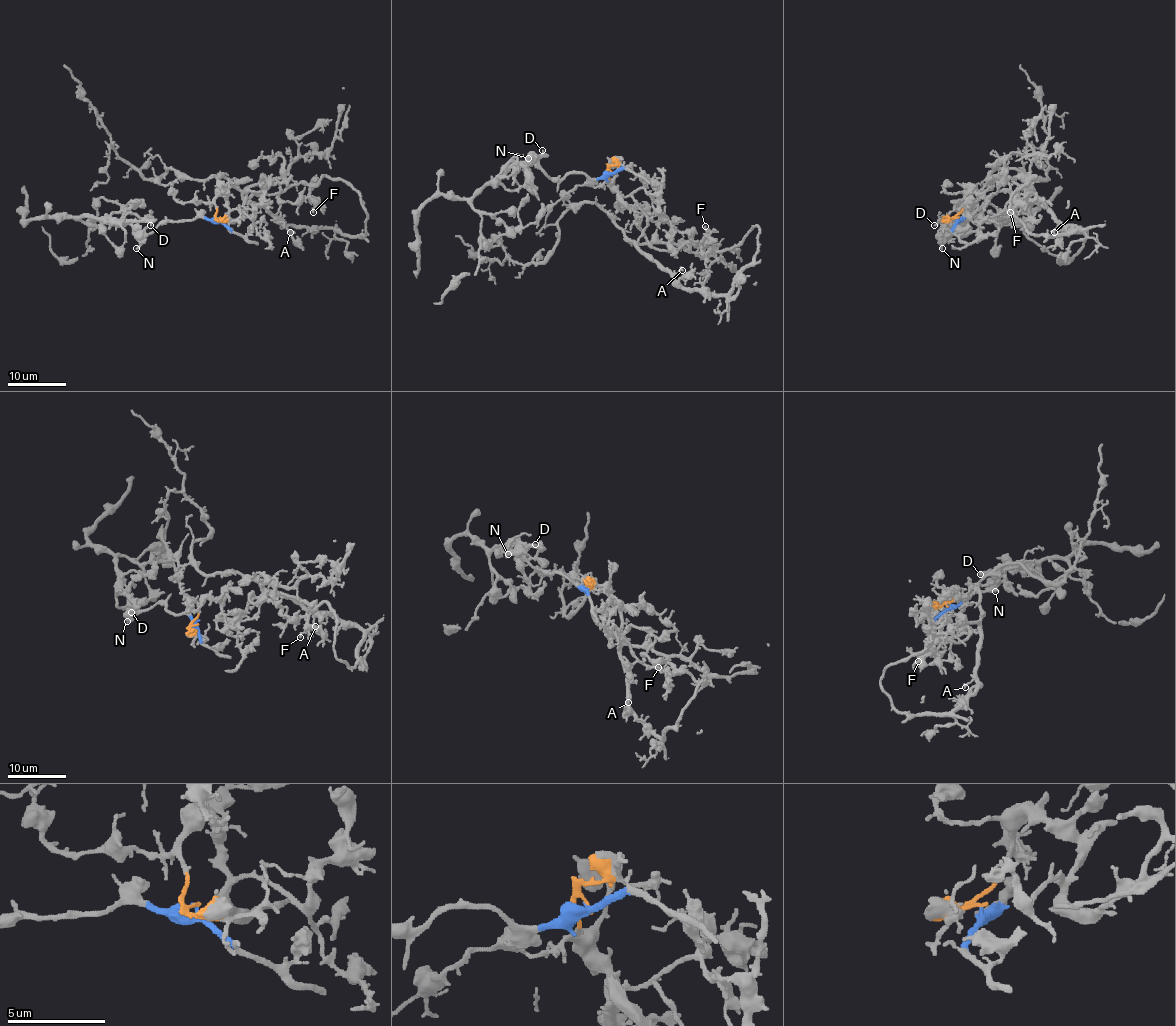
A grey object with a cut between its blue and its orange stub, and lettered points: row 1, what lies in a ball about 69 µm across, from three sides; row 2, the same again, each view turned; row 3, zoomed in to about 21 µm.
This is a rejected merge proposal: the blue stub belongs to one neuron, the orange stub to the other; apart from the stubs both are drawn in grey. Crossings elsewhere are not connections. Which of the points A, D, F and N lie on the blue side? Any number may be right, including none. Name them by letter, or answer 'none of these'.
D, N

